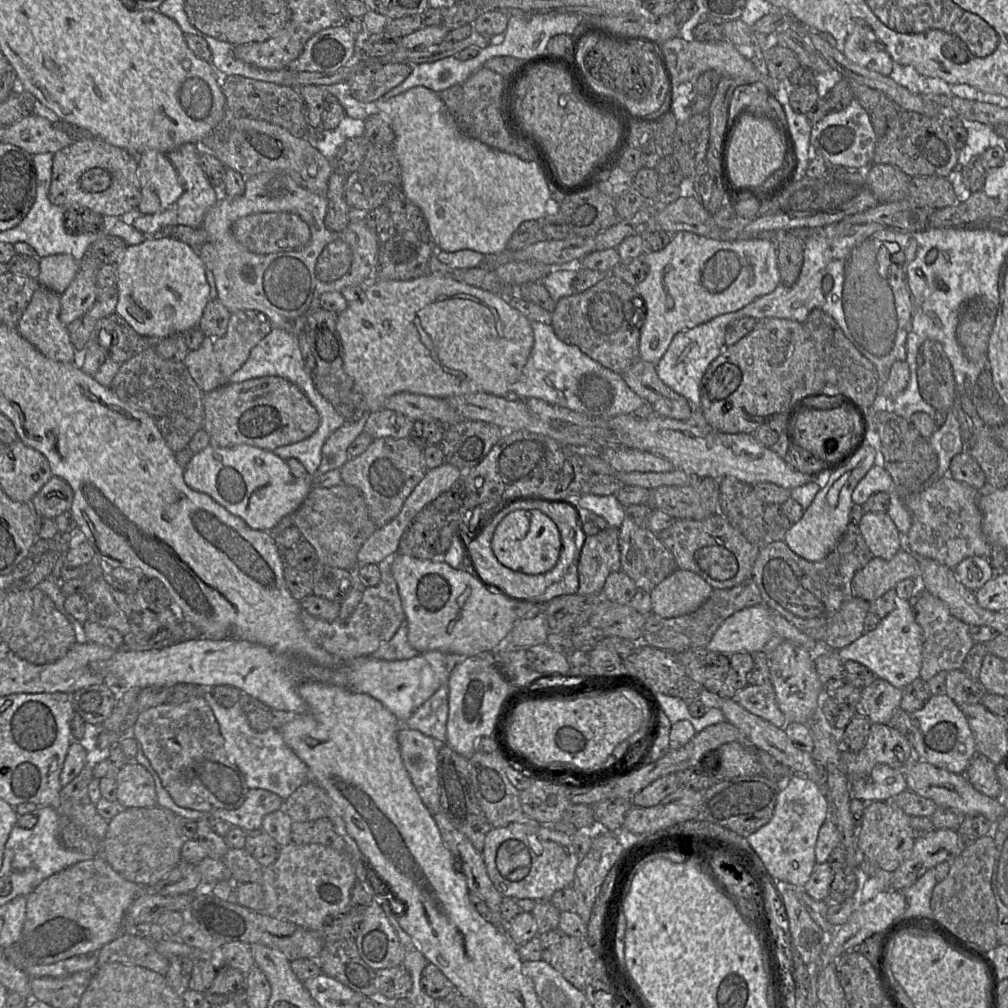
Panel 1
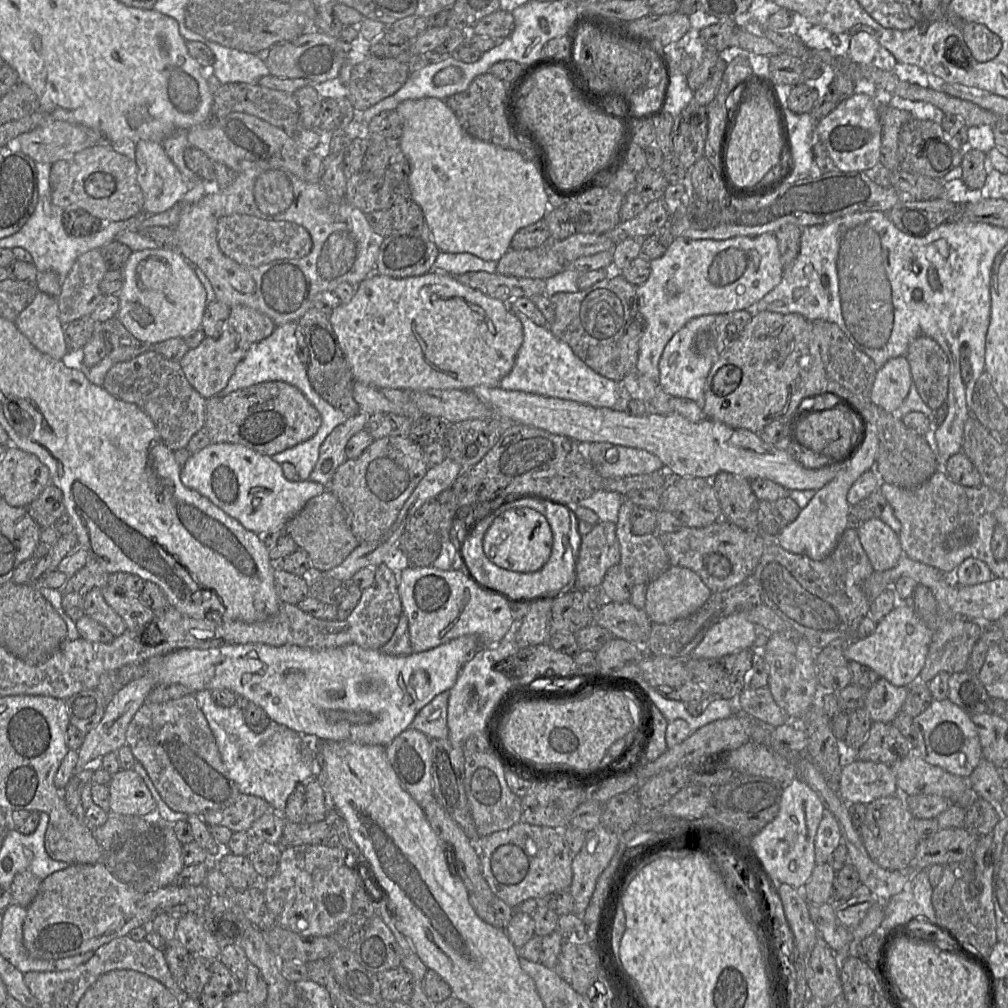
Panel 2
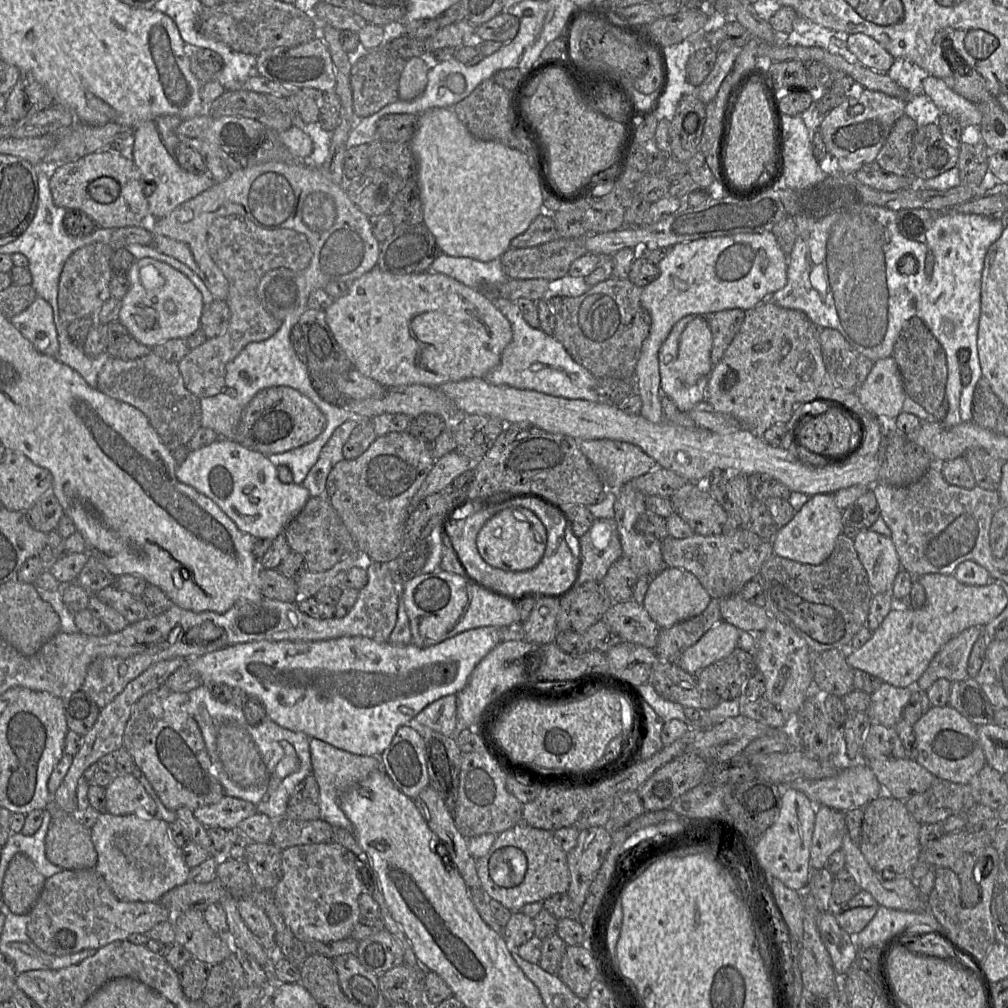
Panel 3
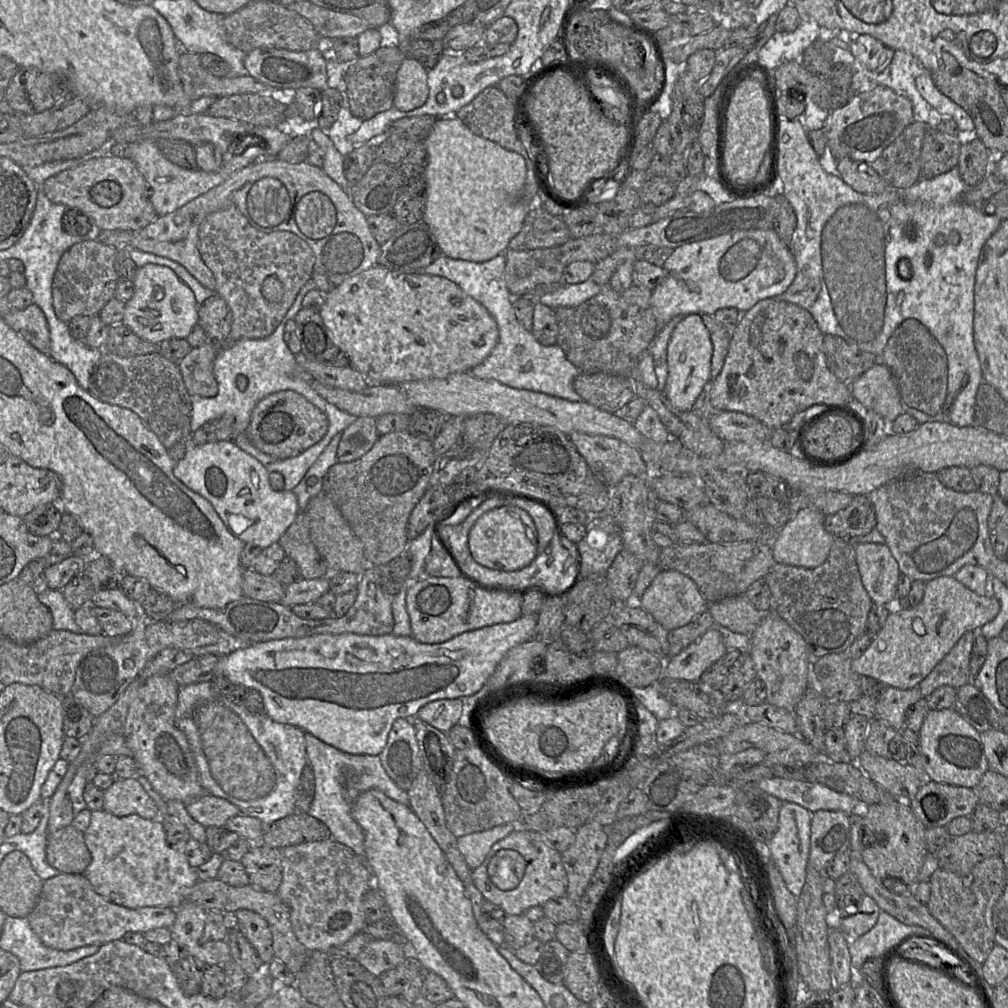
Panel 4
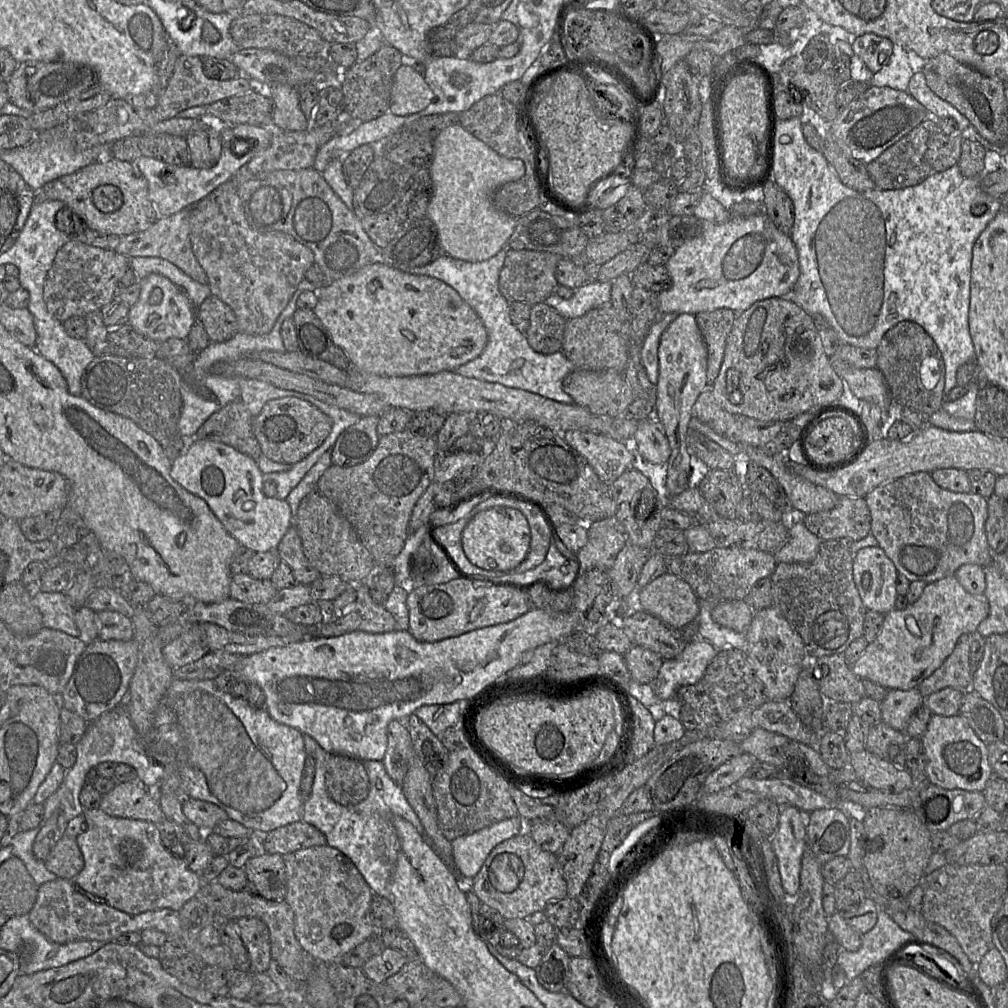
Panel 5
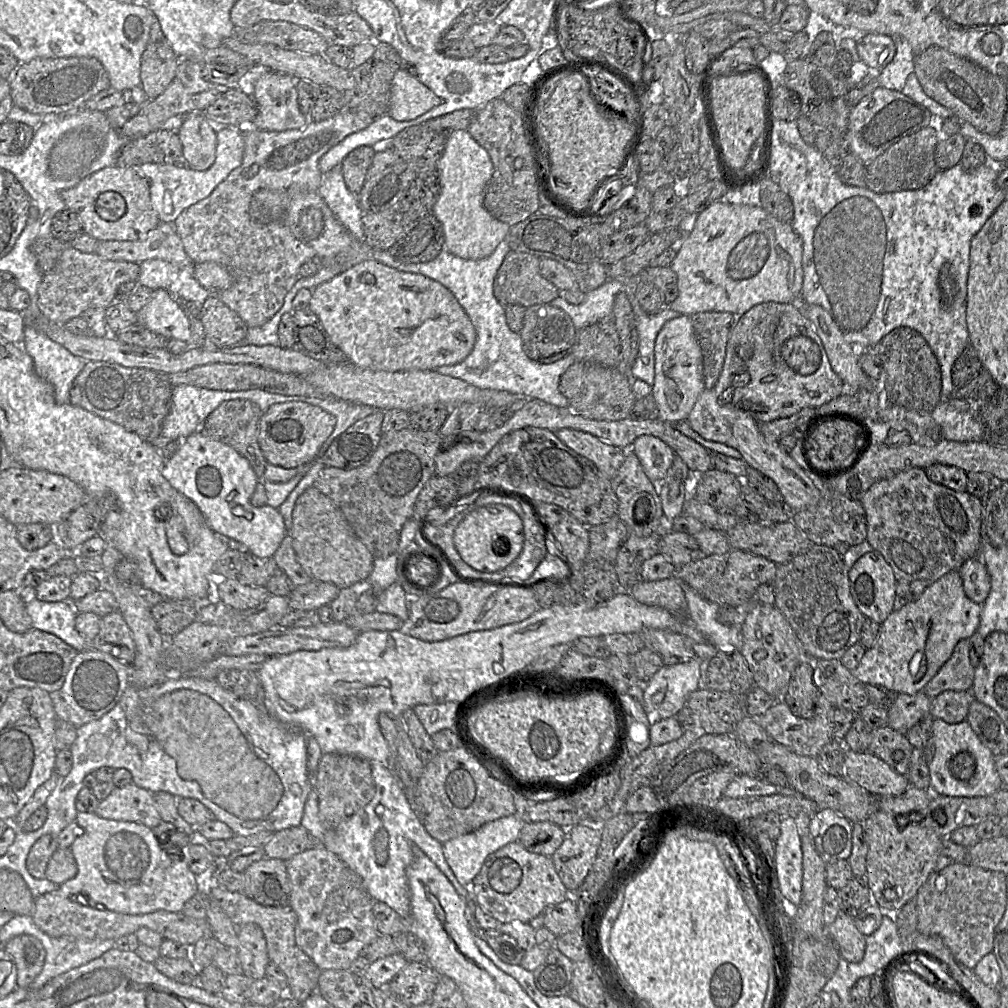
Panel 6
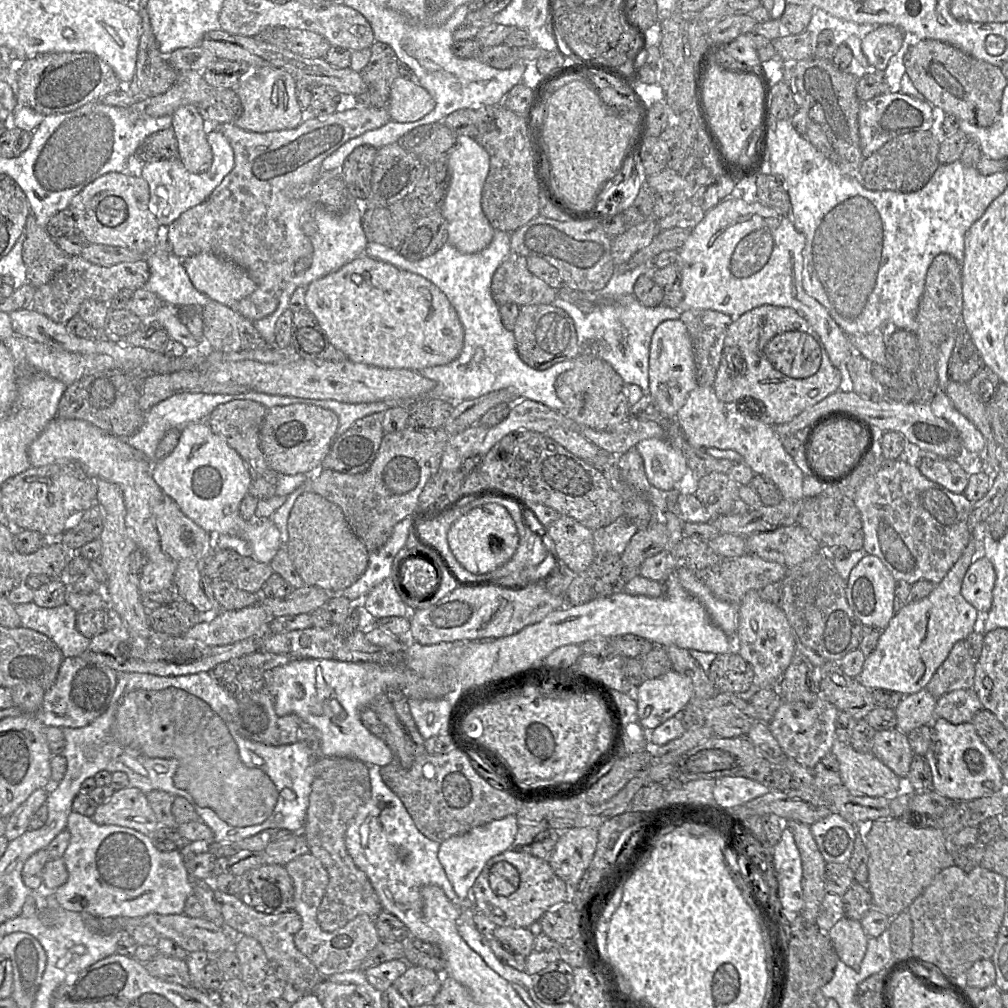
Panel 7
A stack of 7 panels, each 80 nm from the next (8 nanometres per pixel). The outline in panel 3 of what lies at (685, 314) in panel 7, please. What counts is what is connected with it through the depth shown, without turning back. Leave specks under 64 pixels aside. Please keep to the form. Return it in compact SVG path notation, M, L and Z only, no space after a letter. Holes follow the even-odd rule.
M739 308L722 310L709 316L702 316L707 318L707 322L712 333L712 350L711 350L712 367L718 364L718 362L721 360L725 350L728 348L734 336L740 329L740 326L742 325L745 316L746 312Z

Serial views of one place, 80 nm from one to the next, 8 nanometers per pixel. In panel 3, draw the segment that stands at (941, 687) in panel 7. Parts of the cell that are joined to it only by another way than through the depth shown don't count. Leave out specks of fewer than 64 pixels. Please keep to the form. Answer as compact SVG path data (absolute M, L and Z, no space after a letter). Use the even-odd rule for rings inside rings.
M972 626L949 640L931 660L914 687L927 691L940 678L950 682L967 678L972 647L982 635L983 627Z

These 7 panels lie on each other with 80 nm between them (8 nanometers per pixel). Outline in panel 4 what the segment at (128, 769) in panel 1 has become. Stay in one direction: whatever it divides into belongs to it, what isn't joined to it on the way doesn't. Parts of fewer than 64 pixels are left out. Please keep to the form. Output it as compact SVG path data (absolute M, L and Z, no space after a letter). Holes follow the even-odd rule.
M136 777L115 779L104 791L103 810L117 817L136 814L145 819L160 819L157 805Z

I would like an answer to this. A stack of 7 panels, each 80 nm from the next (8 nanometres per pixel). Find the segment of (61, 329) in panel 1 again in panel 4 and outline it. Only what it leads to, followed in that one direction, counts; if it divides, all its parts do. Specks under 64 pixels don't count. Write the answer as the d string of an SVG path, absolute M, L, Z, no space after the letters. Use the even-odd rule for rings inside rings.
M31 304L23 310L3 315L4 321L32 346L49 355L50 331L46 317L39 306Z

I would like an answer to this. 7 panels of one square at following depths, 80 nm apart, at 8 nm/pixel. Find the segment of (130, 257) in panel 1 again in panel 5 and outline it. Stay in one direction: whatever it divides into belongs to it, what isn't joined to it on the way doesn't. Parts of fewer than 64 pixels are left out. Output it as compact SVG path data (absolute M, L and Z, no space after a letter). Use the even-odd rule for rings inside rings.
M152 273L139 281L141 292L136 304L130 307L128 321L135 330L158 342L169 338L185 339L196 320L196 308L186 293L167 277Z

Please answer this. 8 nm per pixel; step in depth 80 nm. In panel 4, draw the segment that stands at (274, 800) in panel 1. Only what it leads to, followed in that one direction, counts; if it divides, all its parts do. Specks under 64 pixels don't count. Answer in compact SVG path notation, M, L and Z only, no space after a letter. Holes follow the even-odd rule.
M210 794L185 805L191 817L206 828L223 827L228 819L240 814L239 808L234 804Z

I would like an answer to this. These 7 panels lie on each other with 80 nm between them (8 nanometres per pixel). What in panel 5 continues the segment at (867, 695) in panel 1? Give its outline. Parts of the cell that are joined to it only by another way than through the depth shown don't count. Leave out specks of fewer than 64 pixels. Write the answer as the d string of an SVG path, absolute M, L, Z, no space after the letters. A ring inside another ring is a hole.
M918 688L908 691L889 690L880 702L882 721L897 731L904 732L916 709L925 704L925 698Z

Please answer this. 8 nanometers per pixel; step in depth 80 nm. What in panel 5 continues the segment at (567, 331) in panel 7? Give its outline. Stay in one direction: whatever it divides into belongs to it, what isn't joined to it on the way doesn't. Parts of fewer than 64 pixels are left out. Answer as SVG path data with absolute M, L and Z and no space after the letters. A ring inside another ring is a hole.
M545 303L531 307L530 324L525 337L530 347L542 355L551 355L562 350L567 320Z

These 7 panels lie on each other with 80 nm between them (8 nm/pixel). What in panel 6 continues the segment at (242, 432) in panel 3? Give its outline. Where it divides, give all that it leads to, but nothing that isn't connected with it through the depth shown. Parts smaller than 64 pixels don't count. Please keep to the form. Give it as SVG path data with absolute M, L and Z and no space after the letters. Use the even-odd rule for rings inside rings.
M296 401L276 403L262 413L258 443L268 464L288 469L311 465L335 425L336 417L318 406Z

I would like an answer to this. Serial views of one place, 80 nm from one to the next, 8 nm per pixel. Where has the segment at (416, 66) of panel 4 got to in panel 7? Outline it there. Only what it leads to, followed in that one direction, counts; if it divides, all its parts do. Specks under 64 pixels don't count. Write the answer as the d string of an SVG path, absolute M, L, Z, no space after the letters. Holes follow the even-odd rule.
M398 76L392 83L387 104L390 119L398 123L415 122L430 113L435 101L415 79Z

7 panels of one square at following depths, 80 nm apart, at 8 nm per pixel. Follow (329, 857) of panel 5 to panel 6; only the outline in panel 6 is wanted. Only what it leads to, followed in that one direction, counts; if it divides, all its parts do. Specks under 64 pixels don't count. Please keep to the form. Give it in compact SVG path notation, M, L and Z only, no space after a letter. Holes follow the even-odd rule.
M322 845L300 852L284 861L291 882L290 906L297 914L297 945L321 971L349 970L360 952L379 935L372 913L375 901L359 904L343 919L328 923L324 916L324 905L329 894L341 887L341 876L347 867L345 863Z

